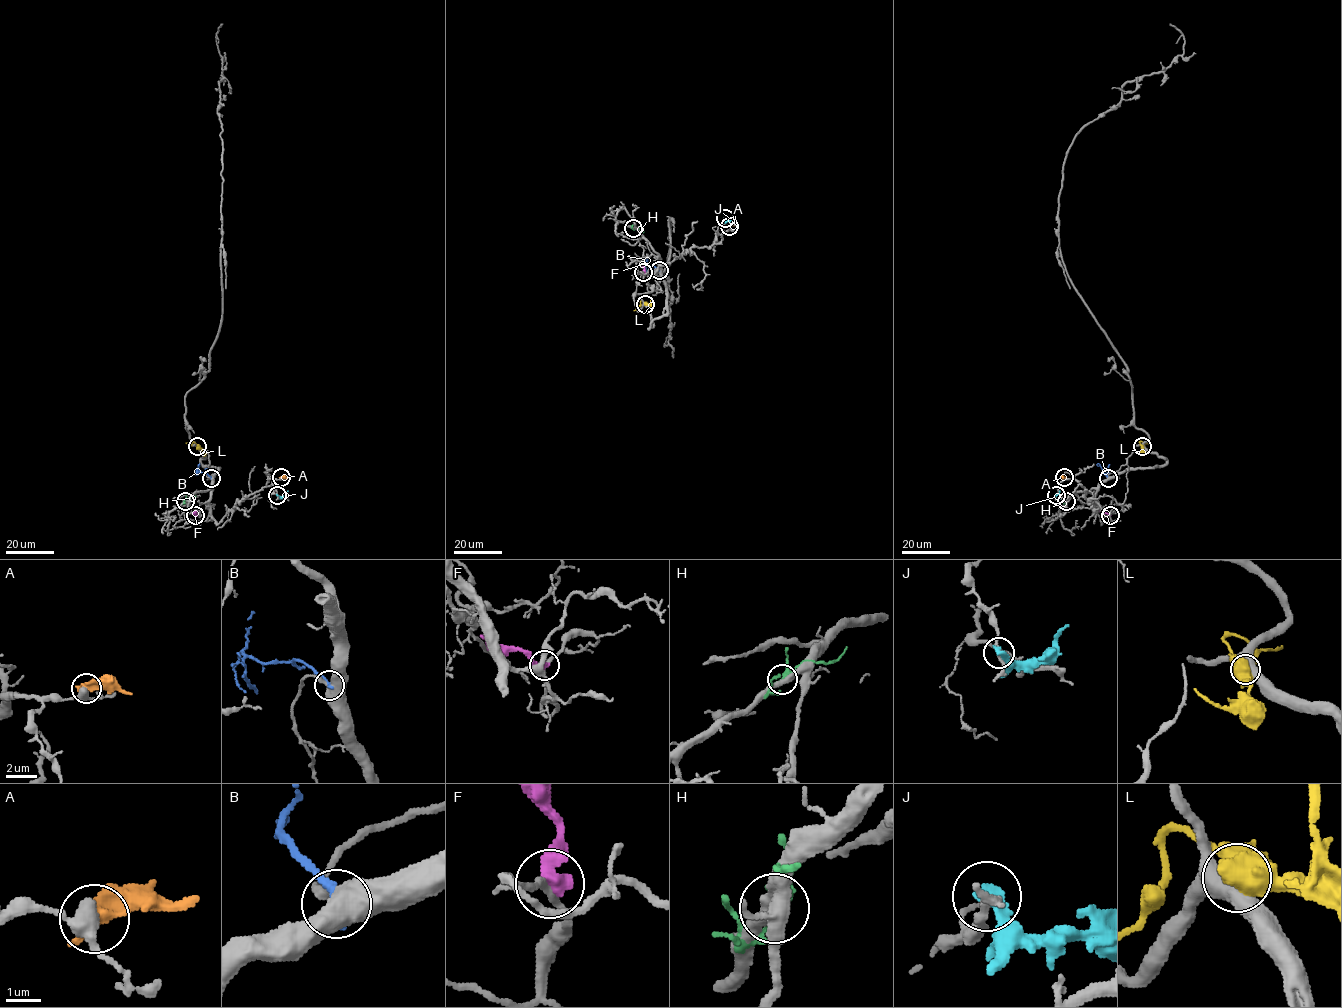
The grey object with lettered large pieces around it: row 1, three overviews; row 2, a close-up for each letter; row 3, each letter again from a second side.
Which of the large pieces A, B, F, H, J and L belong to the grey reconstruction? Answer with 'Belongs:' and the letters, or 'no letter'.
Belongs: L

